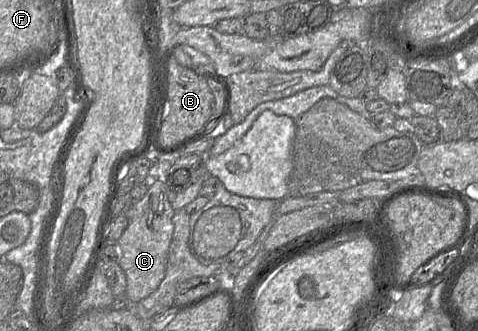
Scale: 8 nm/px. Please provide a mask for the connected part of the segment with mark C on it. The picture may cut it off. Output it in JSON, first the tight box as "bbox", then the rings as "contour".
{"bbox":[117,180,174,304],"contour":[[[156,180],[145,196],[135,201],[125,214],[128,226],[117,244],[120,251],[119,265],[126,275],[126,294],[132,304],[137,304],[156,291],[165,277],[169,247],[174,233],[174,212],[168,199],[167,184],[164,180]]]}

